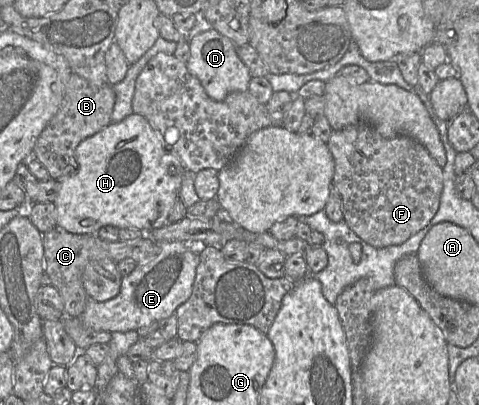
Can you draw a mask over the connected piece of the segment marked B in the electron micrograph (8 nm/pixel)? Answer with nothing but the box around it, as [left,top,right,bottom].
[33,72,115,180]

